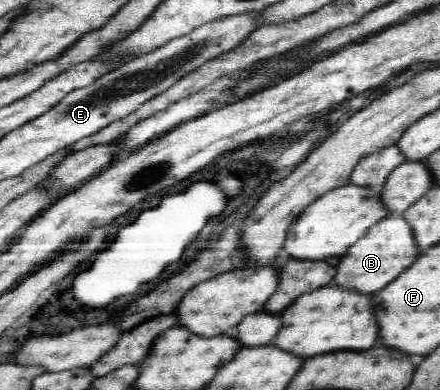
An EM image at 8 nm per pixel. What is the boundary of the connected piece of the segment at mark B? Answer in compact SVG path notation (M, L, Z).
M391 214L380 219L367 231L363 239L343 252L345 256L341 256L343 260L335 272L335 284L345 286L345 289L359 290L363 294L381 290L387 286L387 282L393 282L419 256L419 249L415 250L417 243L411 234L411 227L401 214Z

